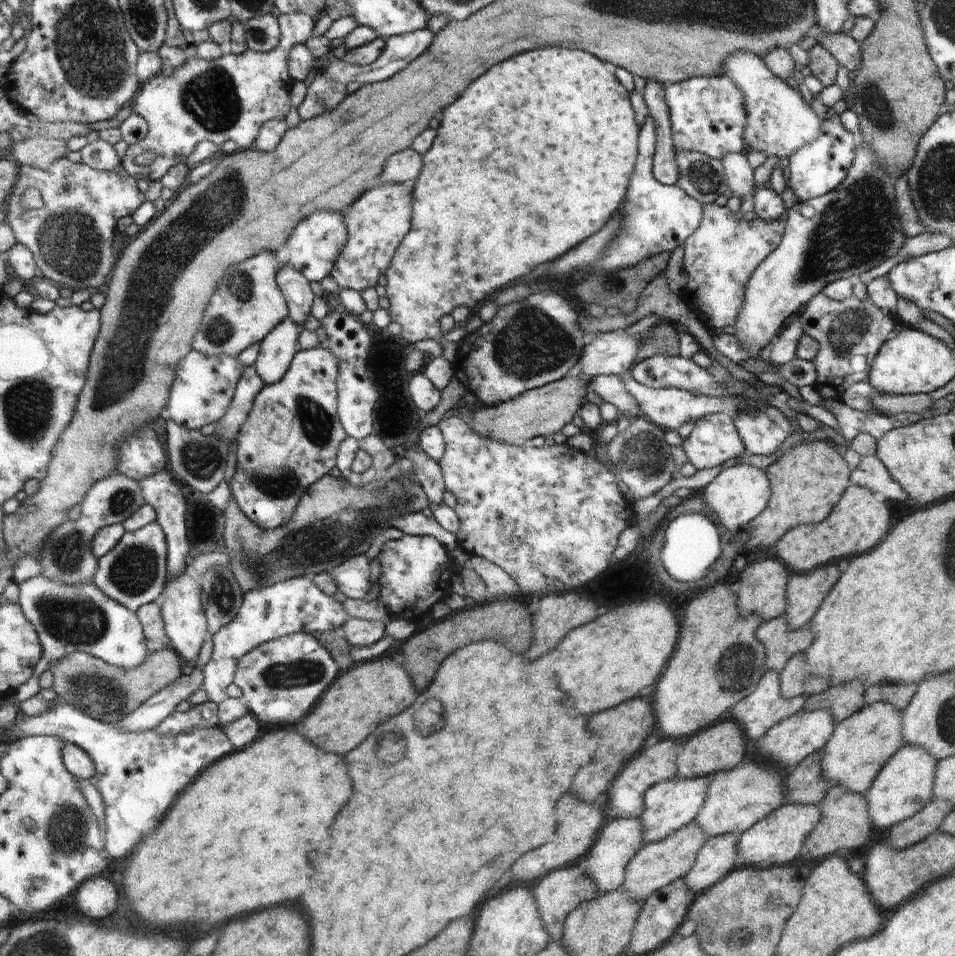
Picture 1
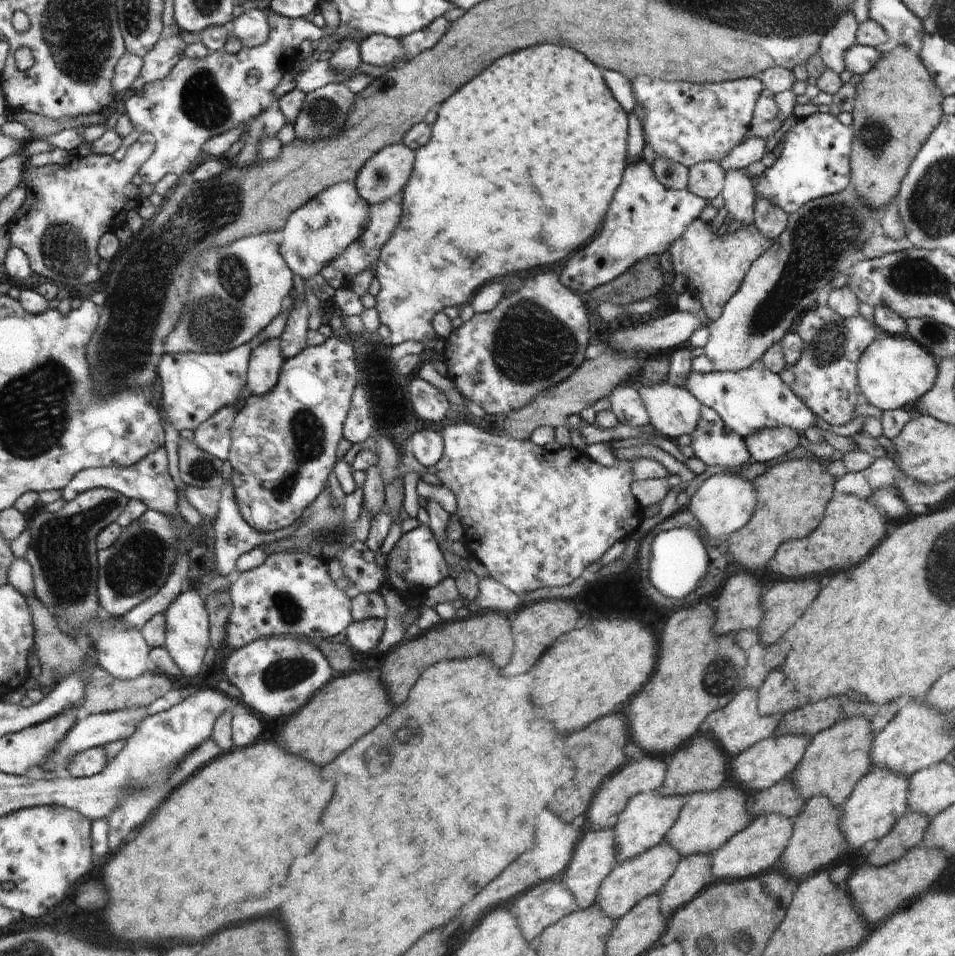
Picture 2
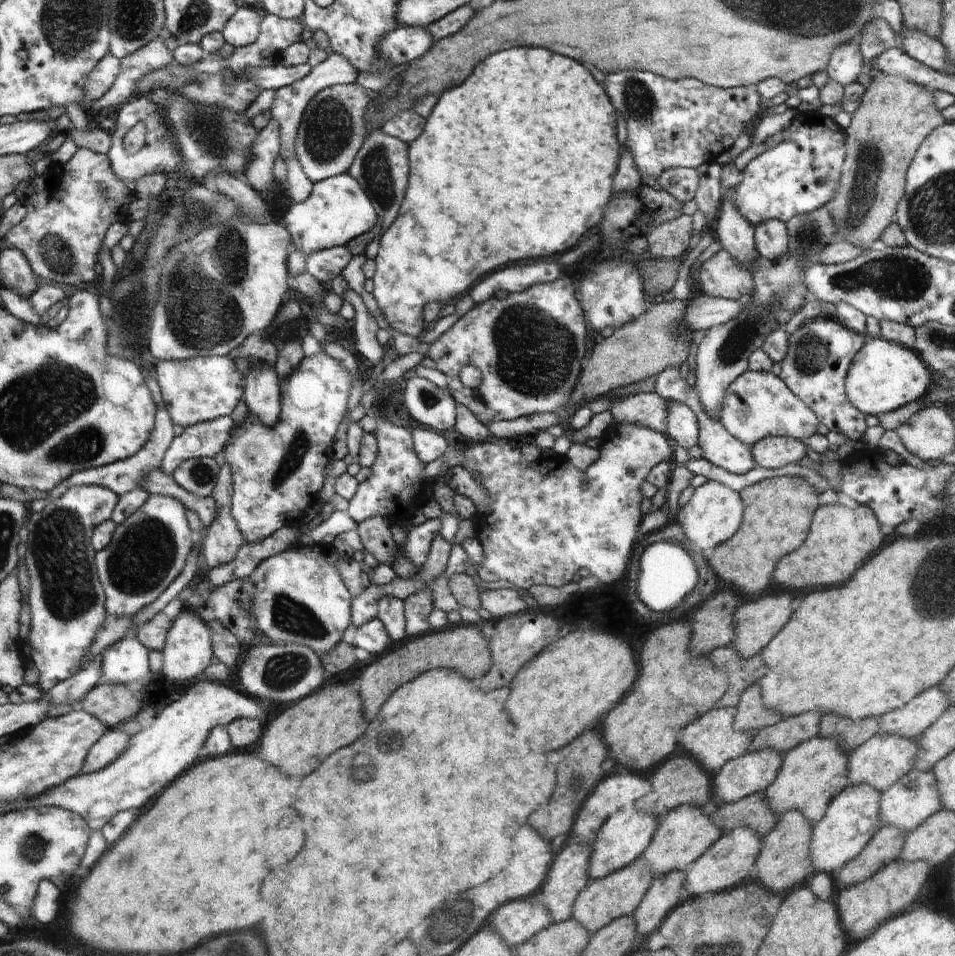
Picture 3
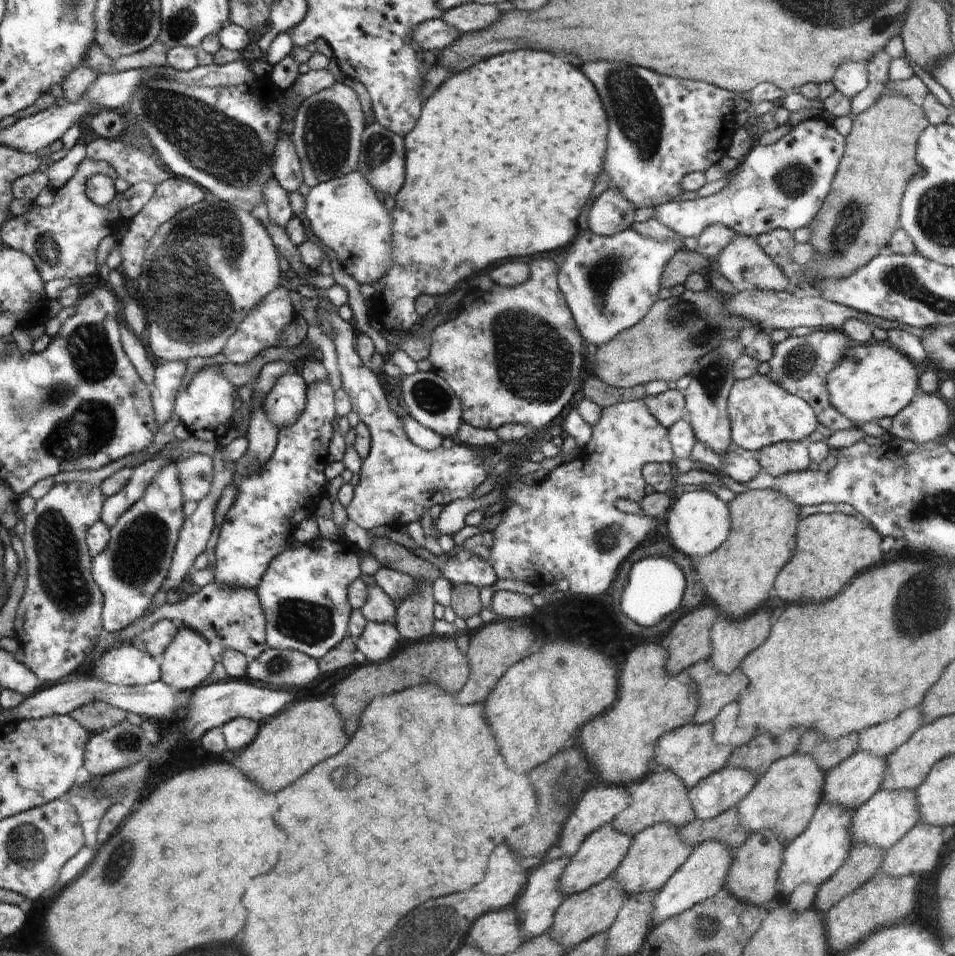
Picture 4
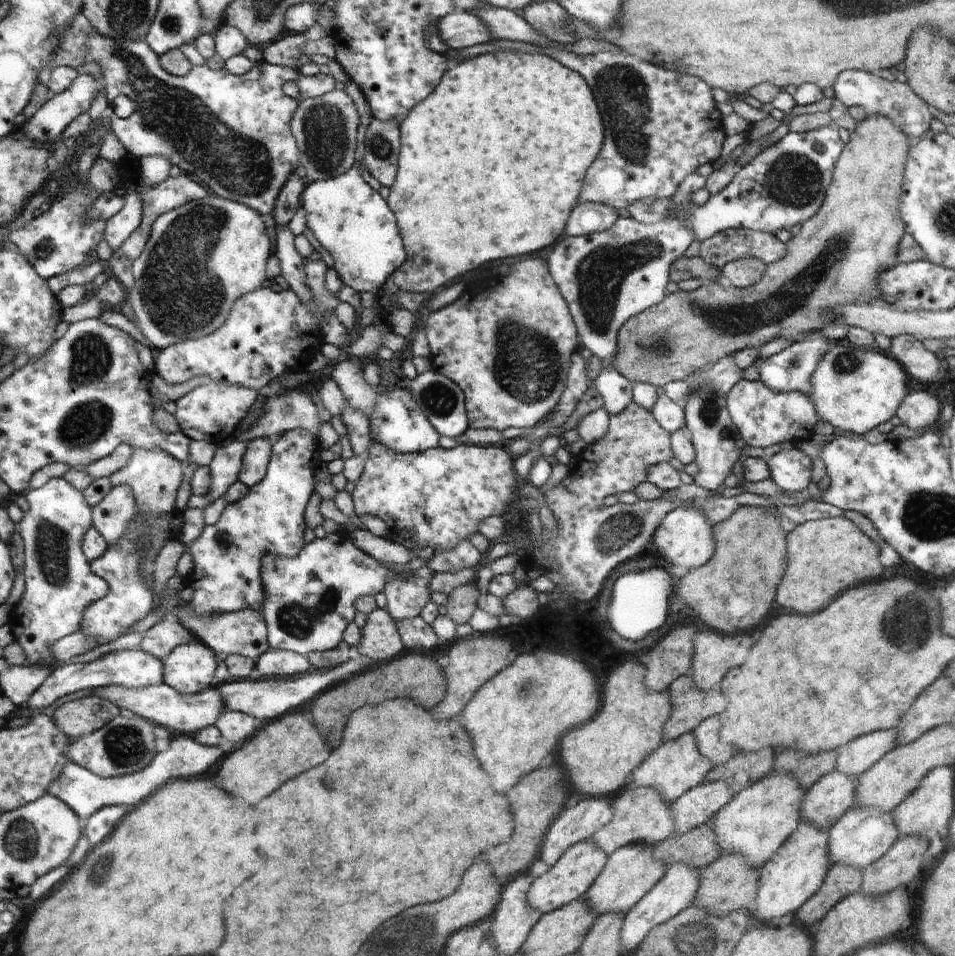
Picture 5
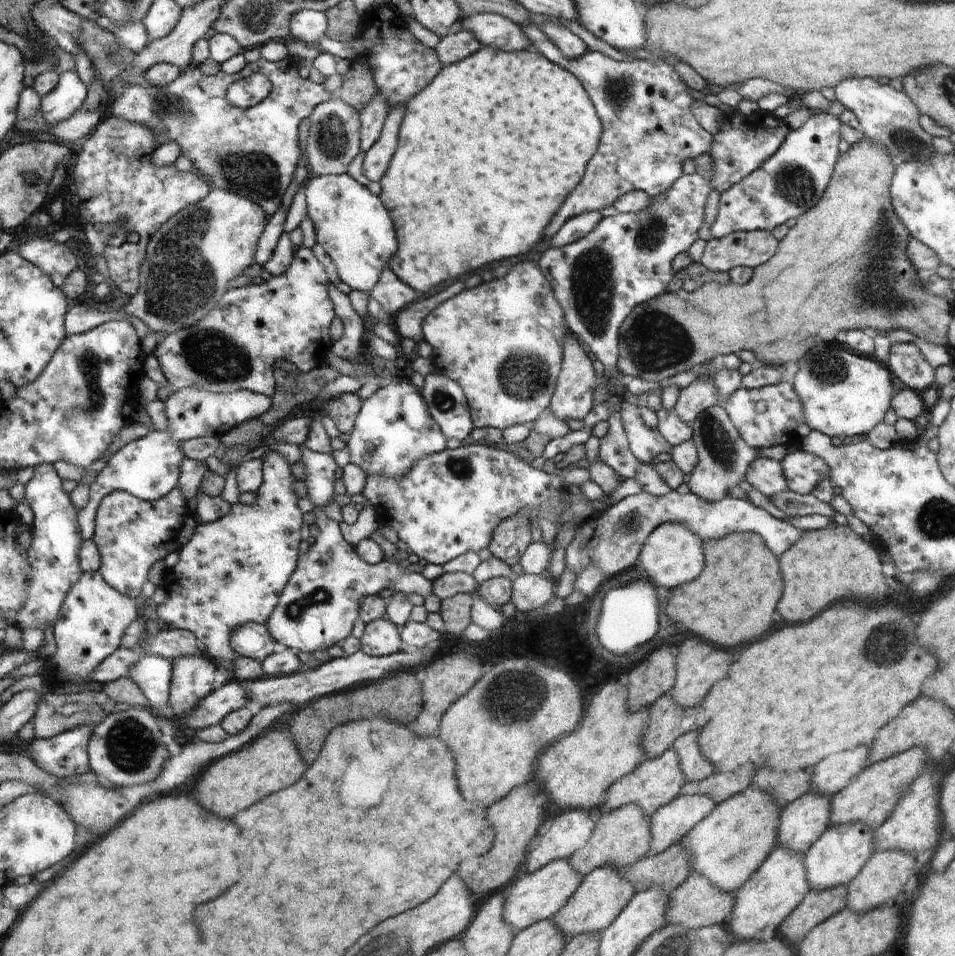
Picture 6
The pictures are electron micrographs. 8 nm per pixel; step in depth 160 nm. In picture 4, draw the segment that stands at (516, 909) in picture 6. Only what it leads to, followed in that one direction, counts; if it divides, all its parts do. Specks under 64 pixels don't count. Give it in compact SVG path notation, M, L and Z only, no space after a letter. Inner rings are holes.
M612 823L600 826L584 839L576 854L570 857L570 864L566 866L561 876L561 891L565 896L578 894L608 879L620 867L632 844L633 836L619 831Z

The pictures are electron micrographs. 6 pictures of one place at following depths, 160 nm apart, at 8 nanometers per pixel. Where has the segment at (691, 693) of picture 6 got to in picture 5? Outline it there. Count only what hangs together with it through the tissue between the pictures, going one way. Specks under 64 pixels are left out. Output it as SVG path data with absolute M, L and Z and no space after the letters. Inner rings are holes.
M700 630L693 636L693 659L689 676L698 690L708 691L718 686L730 670L740 667L752 652L750 634L720 634L714 630Z

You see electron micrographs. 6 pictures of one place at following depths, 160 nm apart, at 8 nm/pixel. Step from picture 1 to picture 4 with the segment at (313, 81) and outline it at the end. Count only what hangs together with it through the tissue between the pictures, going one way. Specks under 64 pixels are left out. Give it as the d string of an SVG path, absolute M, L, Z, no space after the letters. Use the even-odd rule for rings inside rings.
M335 83L333 87L326 88L325 91L318 92L306 98L306 100L303 100L299 104L293 120L291 140L300 160L303 172L303 183L306 184L306 186L312 188L315 185L345 176L357 170L361 137L366 127L364 125L364 113L360 100L350 86L346 86L344 83Z

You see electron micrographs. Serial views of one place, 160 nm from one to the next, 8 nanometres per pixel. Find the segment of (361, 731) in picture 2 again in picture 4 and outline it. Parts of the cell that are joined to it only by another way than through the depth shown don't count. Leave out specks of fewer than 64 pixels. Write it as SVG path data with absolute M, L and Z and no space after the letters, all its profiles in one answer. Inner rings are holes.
M330 699L302 700L261 723L256 738L240 754L240 770L268 792L278 792L318 762L338 754L349 740L345 719Z

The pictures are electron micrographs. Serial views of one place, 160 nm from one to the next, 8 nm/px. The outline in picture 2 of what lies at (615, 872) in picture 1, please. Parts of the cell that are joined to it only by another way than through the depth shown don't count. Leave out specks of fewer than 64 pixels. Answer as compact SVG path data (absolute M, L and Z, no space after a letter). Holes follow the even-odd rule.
M613 827L603 828L602 830L594 828L586 833L581 842L577 844L573 863L559 877L559 880L564 881L574 893L579 908L584 909L596 904L600 885L603 884L605 878L619 864L617 862L617 842L615 838Z

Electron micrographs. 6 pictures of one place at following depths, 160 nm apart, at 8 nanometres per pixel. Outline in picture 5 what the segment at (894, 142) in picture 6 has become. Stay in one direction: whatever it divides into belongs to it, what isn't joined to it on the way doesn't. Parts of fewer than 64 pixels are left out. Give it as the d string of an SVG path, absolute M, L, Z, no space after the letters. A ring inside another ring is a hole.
M846 70L833 84L835 97L847 107L862 107L870 115L884 115L897 124L908 136L918 140L930 130L933 122L932 112L925 100L910 88L908 83L896 79L888 81L870 71Z

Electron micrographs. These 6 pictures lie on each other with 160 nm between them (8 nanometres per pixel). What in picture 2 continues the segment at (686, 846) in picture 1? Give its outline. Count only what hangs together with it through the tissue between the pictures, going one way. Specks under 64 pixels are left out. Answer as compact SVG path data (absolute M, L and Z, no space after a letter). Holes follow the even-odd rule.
M668 841L657 844L648 851L644 851L633 859L628 859L616 865L605 881L600 885L597 902L605 913L608 913L614 920L619 919L636 904L647 896L656 895L672 878L677 870L682 854L677 851Z

